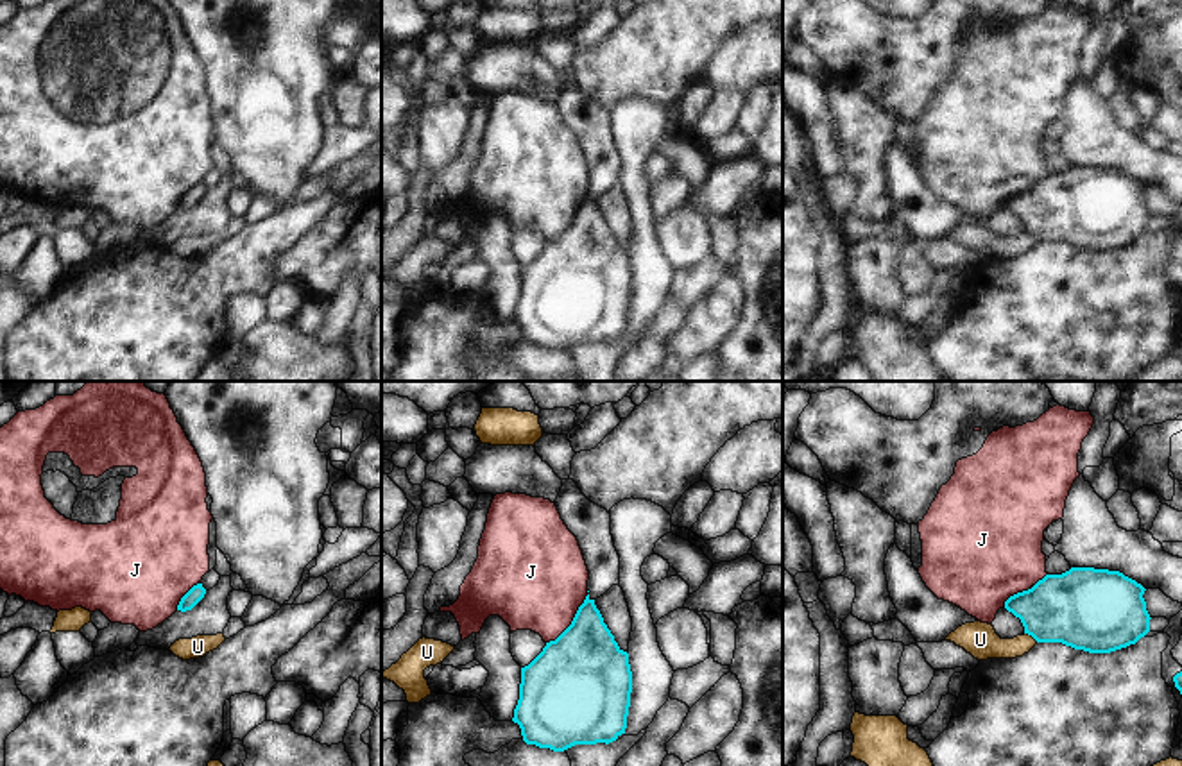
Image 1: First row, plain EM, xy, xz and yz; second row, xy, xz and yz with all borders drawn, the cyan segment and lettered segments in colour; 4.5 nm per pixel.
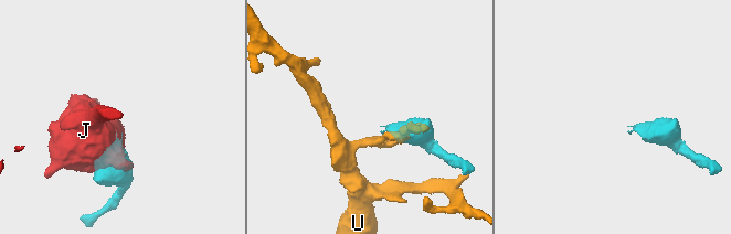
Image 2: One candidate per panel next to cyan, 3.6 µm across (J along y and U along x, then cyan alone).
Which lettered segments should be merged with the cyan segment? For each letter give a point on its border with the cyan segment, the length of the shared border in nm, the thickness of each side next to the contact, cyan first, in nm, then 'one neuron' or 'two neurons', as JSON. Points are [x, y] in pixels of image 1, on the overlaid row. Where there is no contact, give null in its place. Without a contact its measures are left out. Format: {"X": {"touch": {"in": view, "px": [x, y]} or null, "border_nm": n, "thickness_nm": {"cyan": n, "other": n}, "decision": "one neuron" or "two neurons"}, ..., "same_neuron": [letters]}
{"J": {"touch": {"in": "xz", "px": [572, 621]}, "border_nm": 300, "thickness_nm": {"cyan": 400, "other": 460}, "decision": "two neurons"}, "U": {"touch": {"in": "yz", "px": [1032, 636]}, "border_nm": 80, "thickness_nm": {"cyan": 340, "other": 160}, "decision": "two neurons"}, "same_neuron": []}

